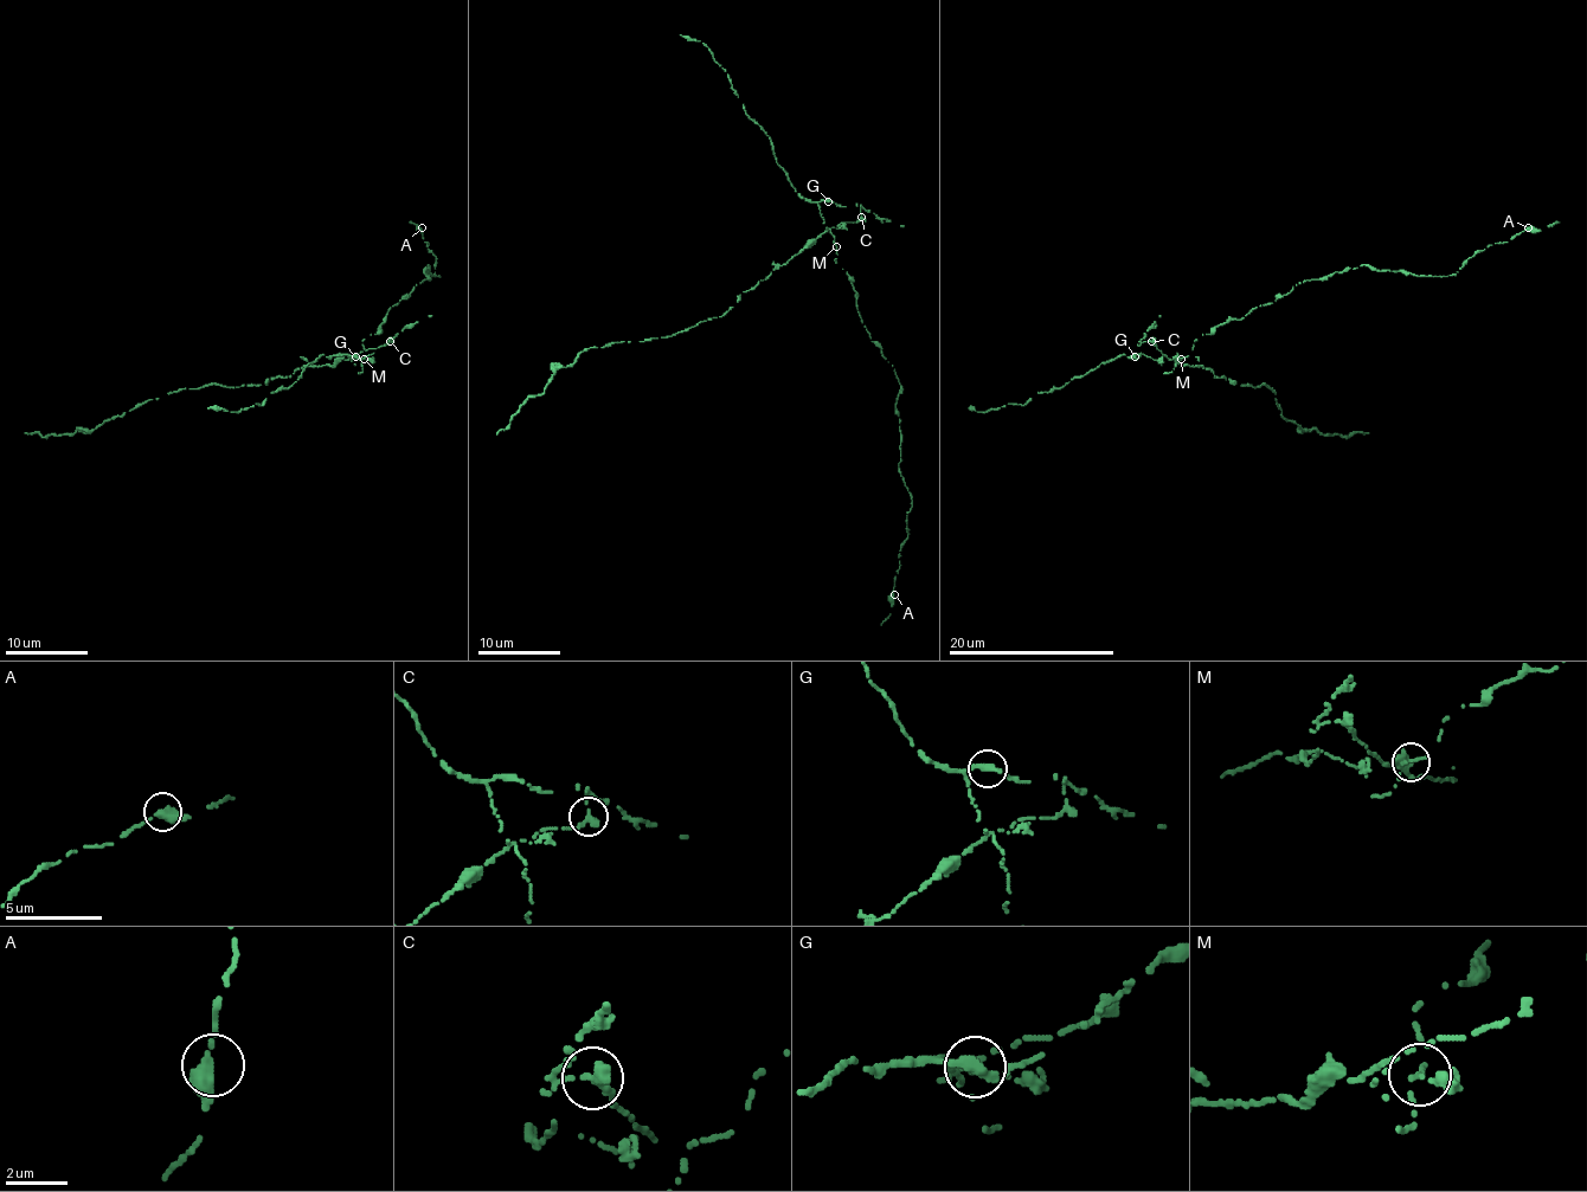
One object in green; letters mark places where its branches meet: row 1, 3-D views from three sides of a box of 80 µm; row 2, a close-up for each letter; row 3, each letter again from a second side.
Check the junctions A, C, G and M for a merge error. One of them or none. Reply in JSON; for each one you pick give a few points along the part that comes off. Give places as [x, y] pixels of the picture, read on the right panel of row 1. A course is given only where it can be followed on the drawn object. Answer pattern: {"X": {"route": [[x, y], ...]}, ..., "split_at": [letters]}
{"C": {"route": [[1151, 342], [1170, 360], [1203, 367], [1240, 385], [1265, 385], [1276, 393], [1282, 417], [1300, 431], [1369, 433]]}, "split_at": ["C"]}

